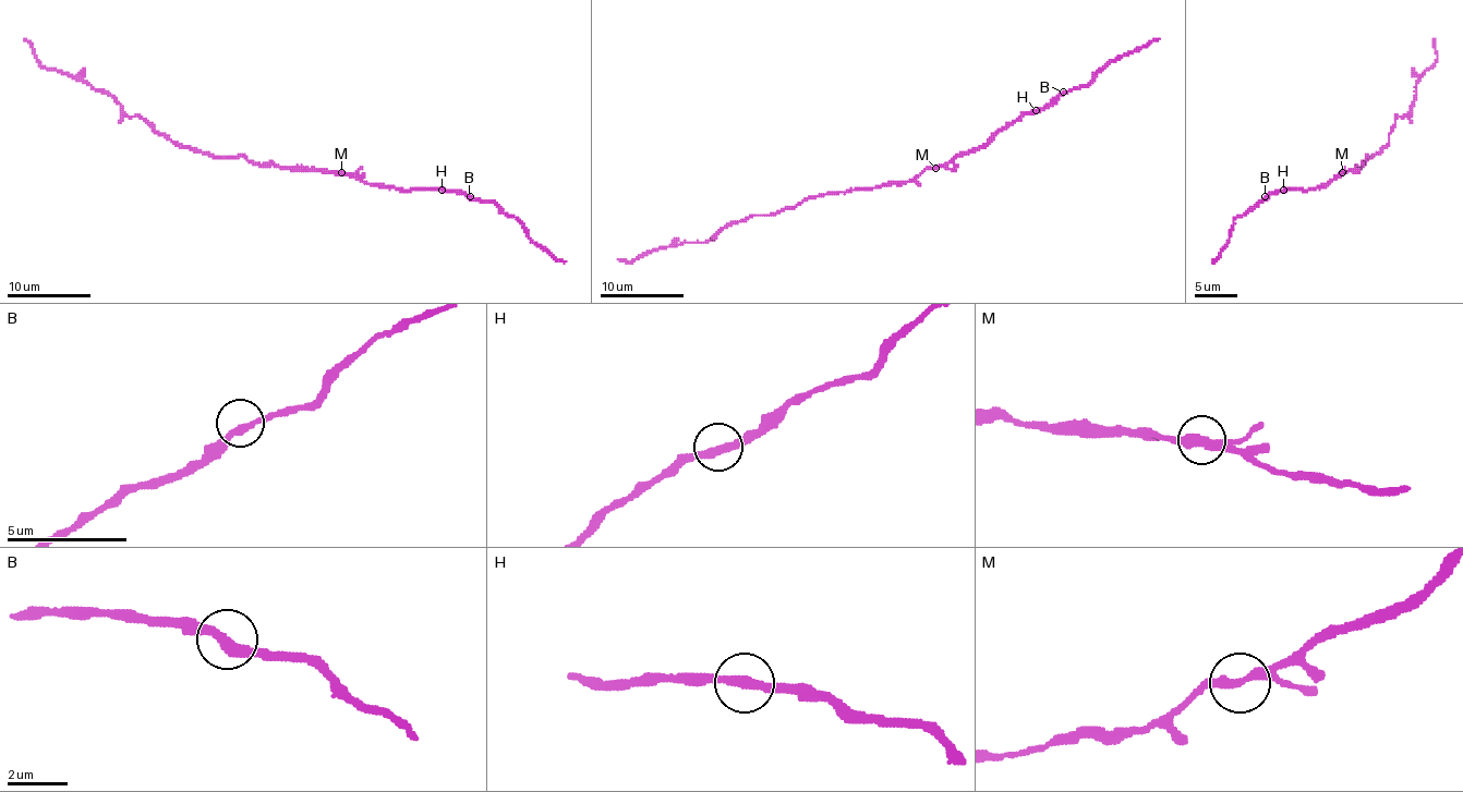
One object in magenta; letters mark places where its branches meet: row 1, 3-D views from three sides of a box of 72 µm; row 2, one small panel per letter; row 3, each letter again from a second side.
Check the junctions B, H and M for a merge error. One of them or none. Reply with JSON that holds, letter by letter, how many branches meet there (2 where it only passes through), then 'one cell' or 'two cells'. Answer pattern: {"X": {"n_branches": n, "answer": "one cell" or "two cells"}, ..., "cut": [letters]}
{"B": {"n_branches": 2, "answer": "one cell"}, "H": {"n_branches": 2, "answer": "one cell"}, "M": {"n_branches": 3, "answer": "one cell"}, "cut": []}

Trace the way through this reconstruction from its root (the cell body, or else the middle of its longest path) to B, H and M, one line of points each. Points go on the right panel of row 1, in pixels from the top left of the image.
B: (1355, 171), (1342, 171), (1326, 185), (1276, 190), (1265, 196)
H: (1355, 171), (1342, 171), (1326, 185), (1283, 190)
M: (1355, 171), (1342, 173)

